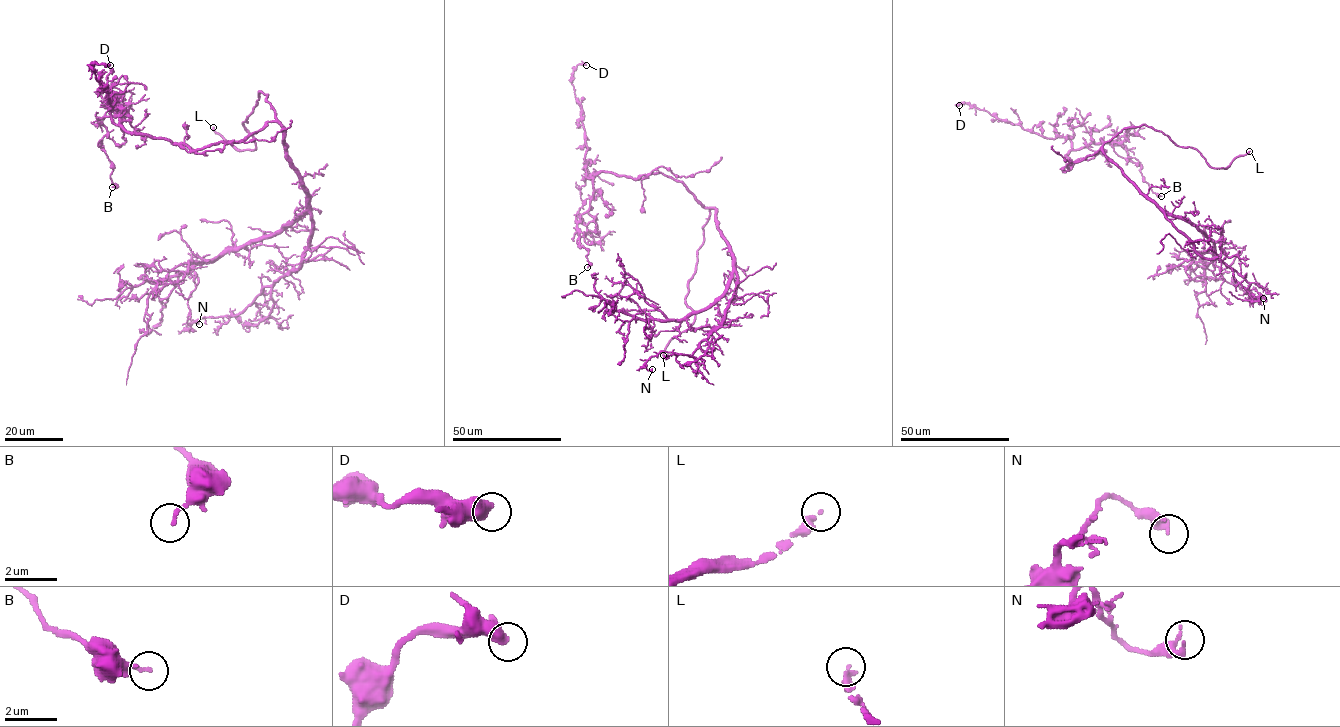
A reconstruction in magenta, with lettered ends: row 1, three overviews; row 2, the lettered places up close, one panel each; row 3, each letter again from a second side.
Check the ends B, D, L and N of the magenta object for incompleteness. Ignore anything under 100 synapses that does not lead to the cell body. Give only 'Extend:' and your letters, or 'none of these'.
Extend: L

